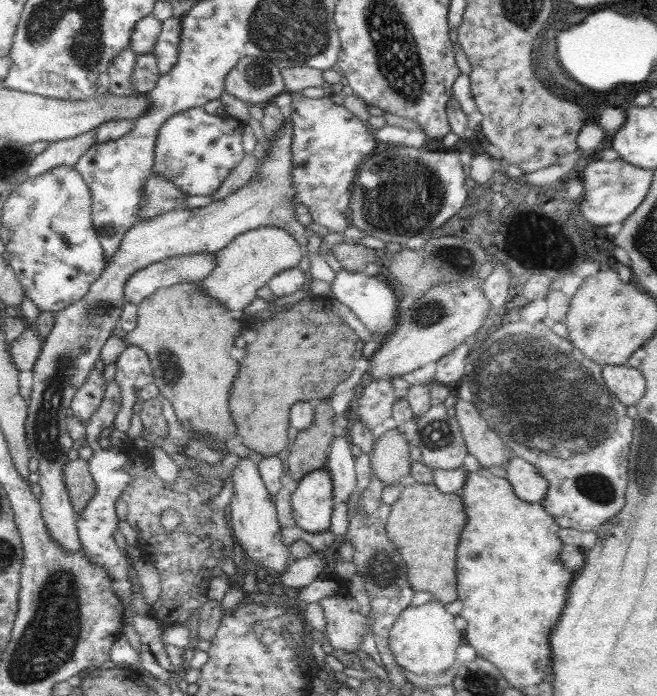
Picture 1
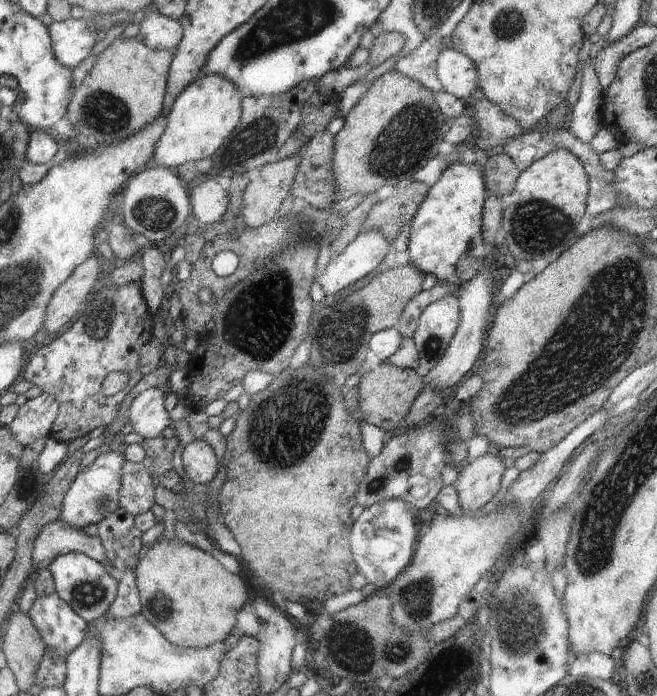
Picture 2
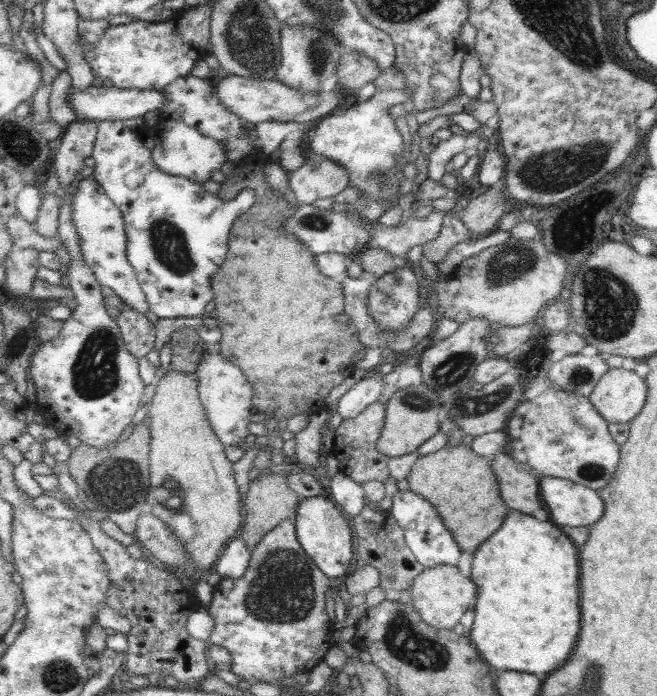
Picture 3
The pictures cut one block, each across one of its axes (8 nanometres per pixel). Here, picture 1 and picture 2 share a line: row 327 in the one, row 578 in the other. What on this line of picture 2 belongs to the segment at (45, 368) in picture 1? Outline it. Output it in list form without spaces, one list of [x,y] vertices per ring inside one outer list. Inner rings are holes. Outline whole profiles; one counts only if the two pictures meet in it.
[[[68,553],[55,558],[48,569],[54,579],[55,593],[60,600],[69,604],[80,618],[92,622],[108,614],[116,598],[119,582],[106,571],[102,564],[82,553]]]

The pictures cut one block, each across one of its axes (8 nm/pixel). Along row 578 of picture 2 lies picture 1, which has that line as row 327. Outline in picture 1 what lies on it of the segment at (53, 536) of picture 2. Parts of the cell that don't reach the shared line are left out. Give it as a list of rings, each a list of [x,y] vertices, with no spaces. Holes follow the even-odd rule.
[[[32,327],[9,342],[9,353],[18,371],[32,371],[43,342]]]

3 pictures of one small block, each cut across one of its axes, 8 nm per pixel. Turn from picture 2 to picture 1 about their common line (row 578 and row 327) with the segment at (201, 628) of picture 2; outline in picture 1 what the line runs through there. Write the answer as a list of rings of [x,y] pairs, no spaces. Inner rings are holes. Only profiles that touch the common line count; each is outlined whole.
[[[182,282],[182,284],[176,284],[176,286],[170,288],[158,289],[152,296],[148,296],[148,298],[142,300],[142,303],[136,306],[138,314],[136,328],[134,328],[133,331],[127,332],[123,336],[123,339],[130,345],[139,346],[144,349],[144,352],[147,352],[151,367],[153,368],[153,384],[158,388],[158,392],[160,392],[160,399],[166,398],[166,400],[172,404],[177,420],[181,423],[181,426],[183,426],[185,430],[189,430],[189,433],[193,432],[192,438],[196,439],[196,434],[202,432],[202,436],[212,436],[212,438],[216,438],[218,442],[226,442],[237,436],[237,426],[231,417],[229,409],[228,392],[230,392],[230,388],[228,388],[228,386],[232,386],[234,376],[236,376],[236,372],[238,372],[238,361],[232,359],[230,350],[235,346],[234,336],[236,336],[236,332],[242,332],[244,328],[243,318],[240,315],[229,313],[226,308],[222,307],[222,304],[218,304],[214,298],[206,296],[204,292],[198,292],[199,289],[196,288],[196,284],[196,282]]]

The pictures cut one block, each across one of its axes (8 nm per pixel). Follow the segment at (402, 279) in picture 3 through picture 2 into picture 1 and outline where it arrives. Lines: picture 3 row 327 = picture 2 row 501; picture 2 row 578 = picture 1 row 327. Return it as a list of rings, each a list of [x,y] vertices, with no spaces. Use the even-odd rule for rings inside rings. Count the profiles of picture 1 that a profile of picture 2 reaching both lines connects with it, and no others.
[[[342,269],[337,272],[334,283],[330,285],[332,298],[346,305],[358,317],[369,332],[387,336],[394,330],[397,318],[400,314],[400,297],[395,286],[388,279],[380,276],[366,276],[362,273],[354,273]]]

